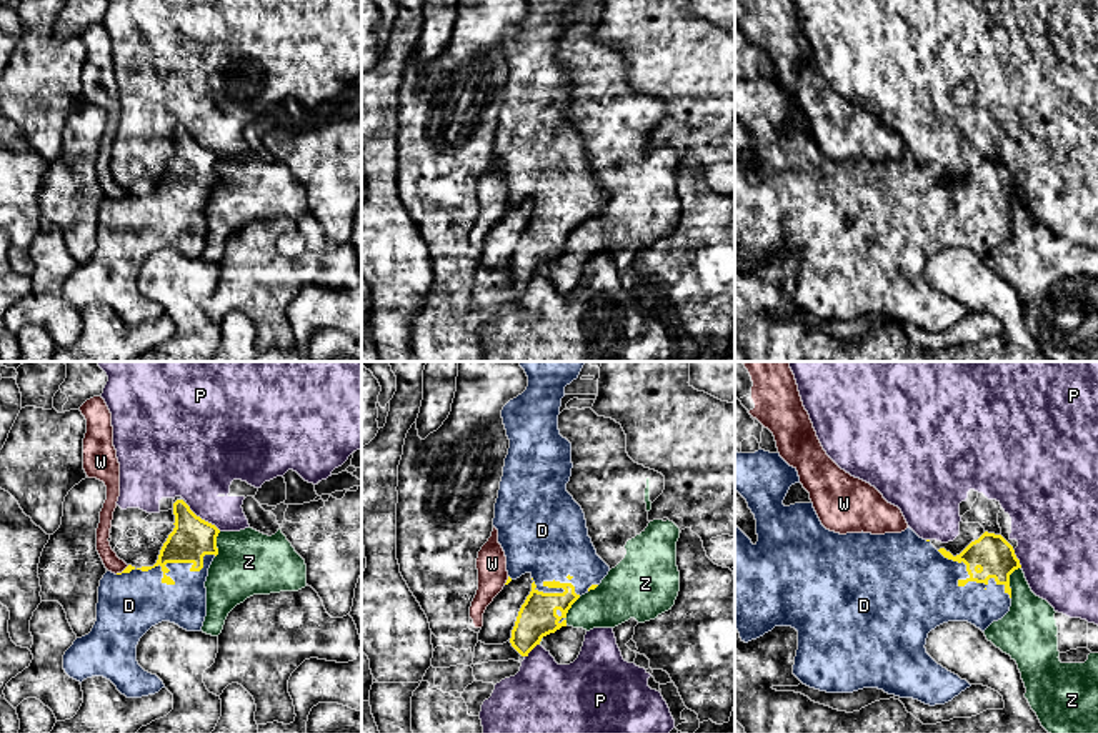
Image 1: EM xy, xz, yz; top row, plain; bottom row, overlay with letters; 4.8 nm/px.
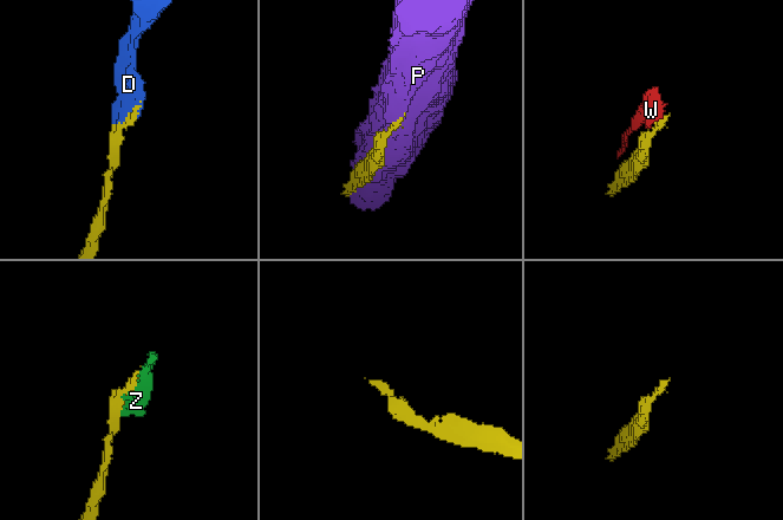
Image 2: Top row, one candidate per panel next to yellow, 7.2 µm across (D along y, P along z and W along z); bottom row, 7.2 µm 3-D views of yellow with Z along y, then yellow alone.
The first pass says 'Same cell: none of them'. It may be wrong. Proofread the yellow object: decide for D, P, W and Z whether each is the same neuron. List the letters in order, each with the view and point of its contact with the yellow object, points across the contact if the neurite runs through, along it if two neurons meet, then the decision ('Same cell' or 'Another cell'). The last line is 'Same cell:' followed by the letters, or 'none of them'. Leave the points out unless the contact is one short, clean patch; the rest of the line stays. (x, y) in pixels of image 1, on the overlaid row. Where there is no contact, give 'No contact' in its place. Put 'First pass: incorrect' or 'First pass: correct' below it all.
D: Touches yellow at xy (172, 562). Same cell
P: Touches yellow at xy (204, 520). Another cell
W: Touches yellow at xy (124, 570). Boundary: xy (129, 565), (115, 573). Another cell
Z: Touches yellow at yz (1008, 582). Another cell
Same cell: D
First pass: incorrect

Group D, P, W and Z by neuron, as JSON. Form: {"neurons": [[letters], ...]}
{"neurons": [["D"], ["P"], ["W"], ["Z"]]}

